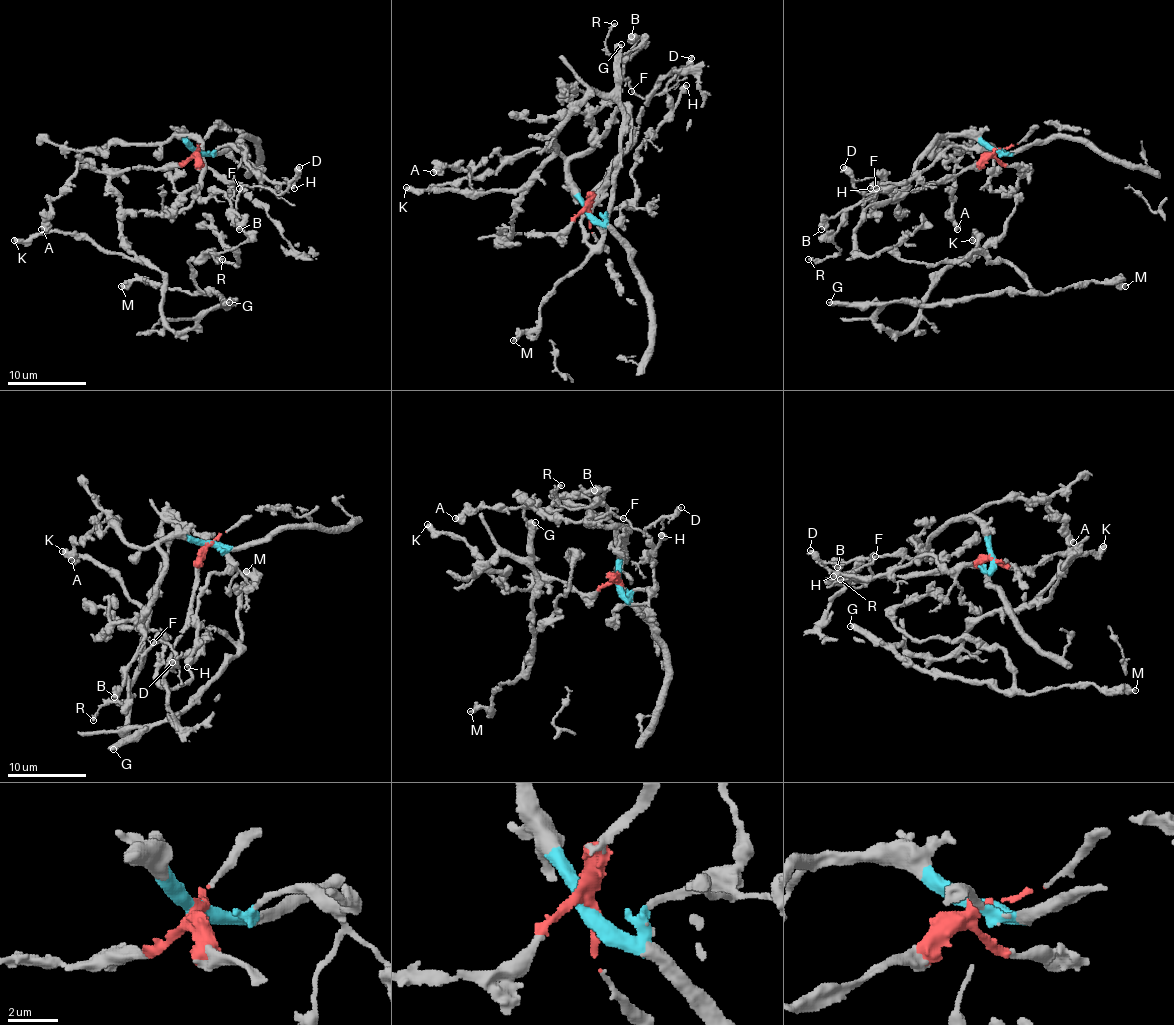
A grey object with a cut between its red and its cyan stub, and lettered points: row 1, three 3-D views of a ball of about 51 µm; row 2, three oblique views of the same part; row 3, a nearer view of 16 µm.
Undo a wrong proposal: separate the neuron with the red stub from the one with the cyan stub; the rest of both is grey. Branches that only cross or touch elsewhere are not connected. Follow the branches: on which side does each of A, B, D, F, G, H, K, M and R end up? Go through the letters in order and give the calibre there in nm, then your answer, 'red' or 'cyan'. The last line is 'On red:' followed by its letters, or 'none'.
A: calibre 480 nm; cyan
B: calibre 480 nm; cyan
D: calibre 480 nm; cyan
F: calibre 200 nm; cyan
G: calibre 480 nm; red
H: calibre 550 nm; cyan
K: calibre 500 nm; red
M: calibre 320 nm; red
R: calibre 200 nm; cyan
On red: G, K, M

